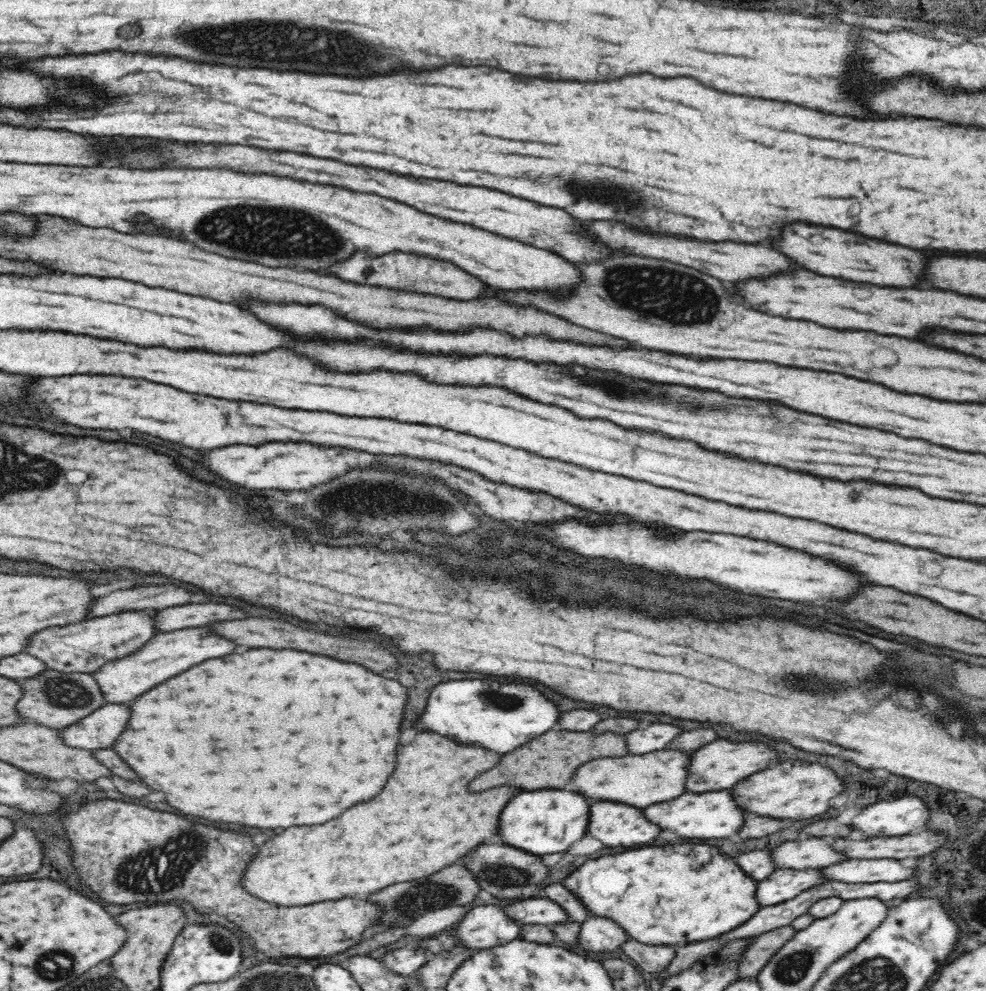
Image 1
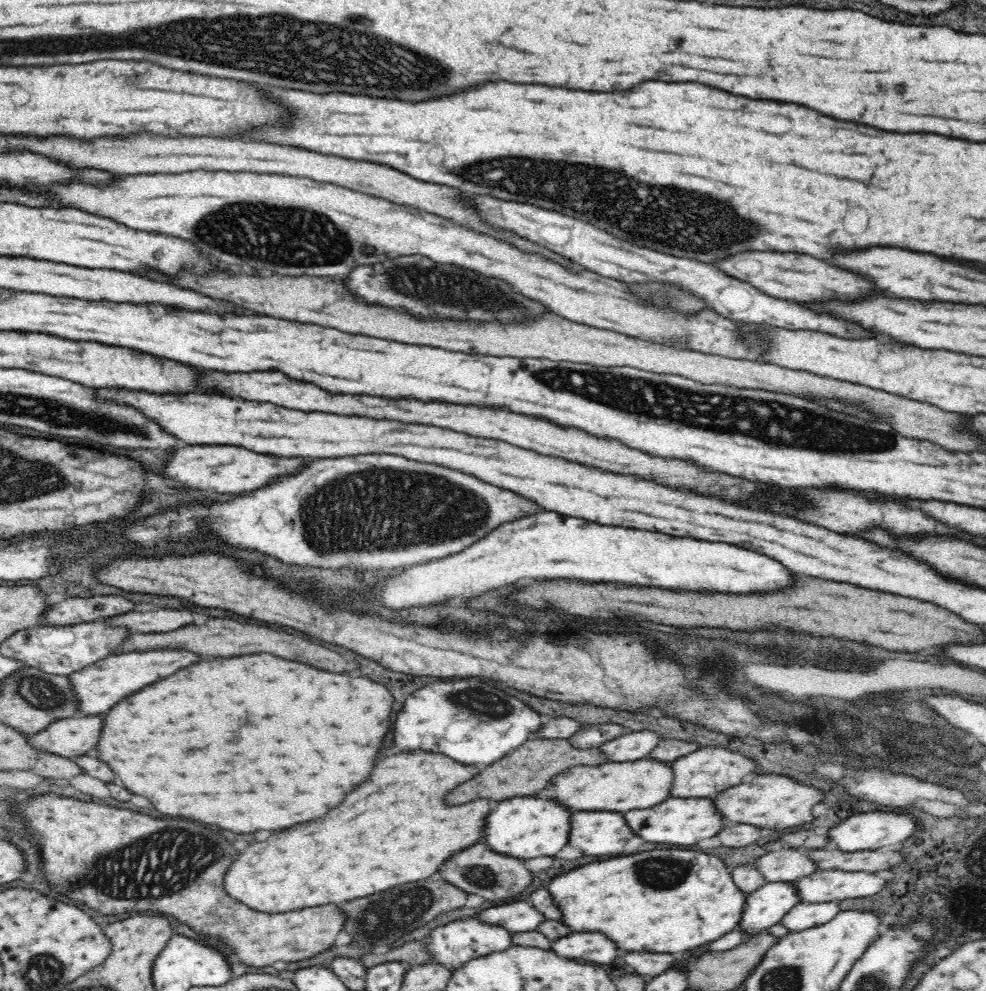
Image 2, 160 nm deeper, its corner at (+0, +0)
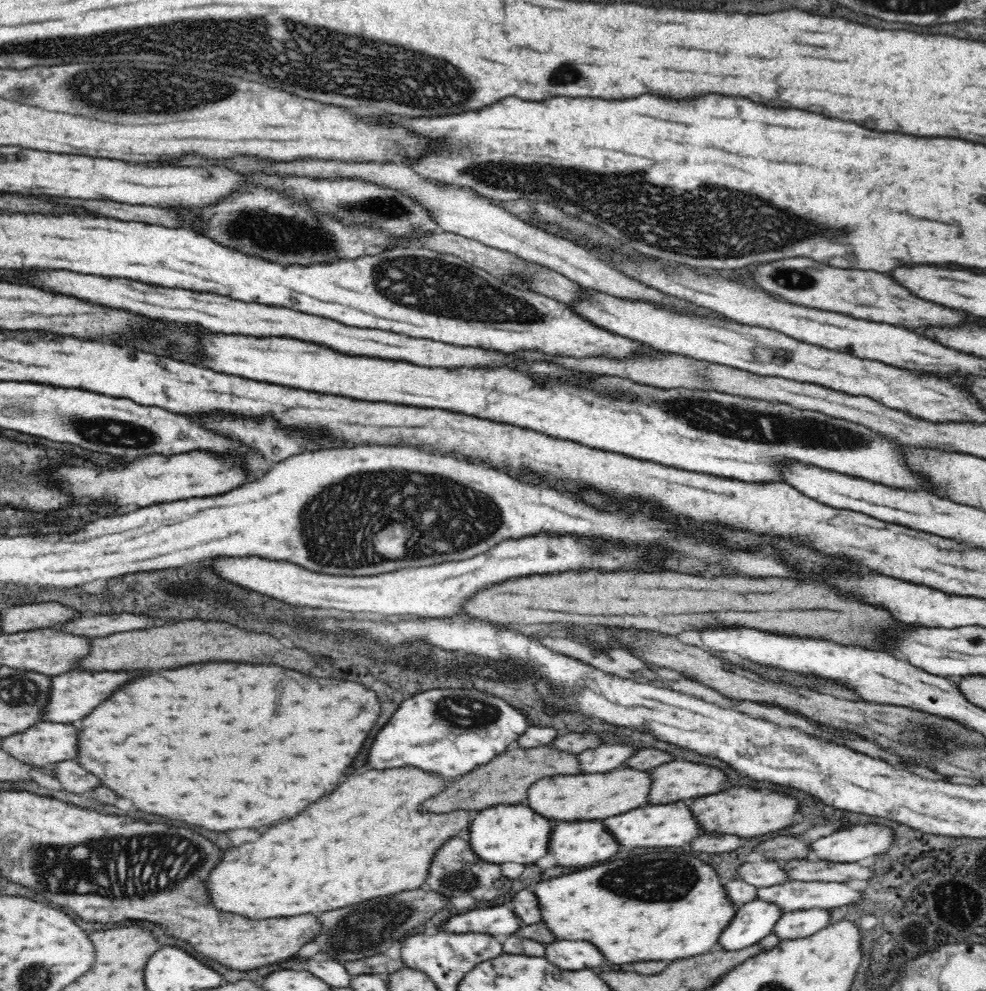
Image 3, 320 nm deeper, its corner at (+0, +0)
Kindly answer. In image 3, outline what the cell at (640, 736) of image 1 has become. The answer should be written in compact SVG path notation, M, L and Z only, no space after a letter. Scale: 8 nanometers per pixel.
M608 743L608 746L600 745L600 748L592 748L580 752L580 772L582 774L594 774L594 772L610 772L624 763L637 750L628 744Z

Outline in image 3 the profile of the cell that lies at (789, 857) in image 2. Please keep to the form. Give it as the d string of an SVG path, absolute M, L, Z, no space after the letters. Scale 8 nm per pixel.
M772 858L756 863L745 862L737 868L735 878L742 879L757 889L788 882L786 871L778 864Z

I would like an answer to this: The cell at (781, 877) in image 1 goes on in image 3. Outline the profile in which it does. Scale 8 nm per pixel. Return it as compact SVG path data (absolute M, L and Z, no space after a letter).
M760 899L736 909L730 924L720 933L717 947L724 951L739 951L766 938L782 916L780 907Z

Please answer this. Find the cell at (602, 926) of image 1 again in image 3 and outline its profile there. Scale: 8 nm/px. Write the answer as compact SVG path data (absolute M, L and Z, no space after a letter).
M552 942L545 950L548 962L564 971L579 971L596 968L604 962L604 956L590 942Z

